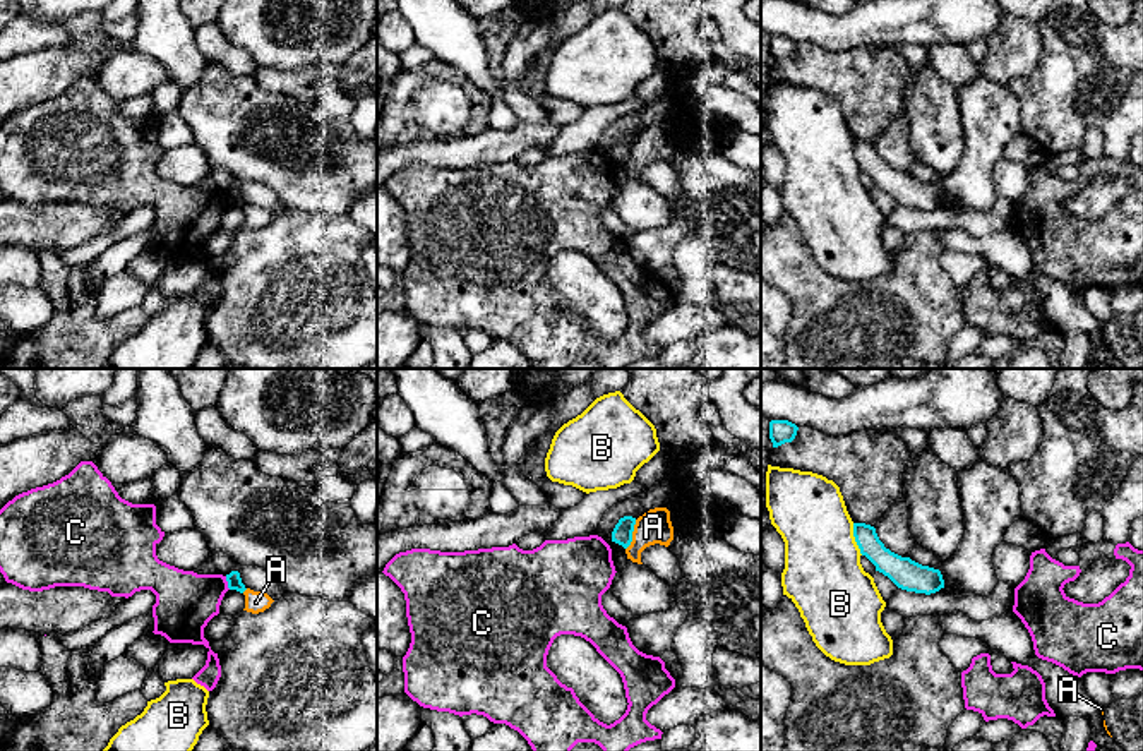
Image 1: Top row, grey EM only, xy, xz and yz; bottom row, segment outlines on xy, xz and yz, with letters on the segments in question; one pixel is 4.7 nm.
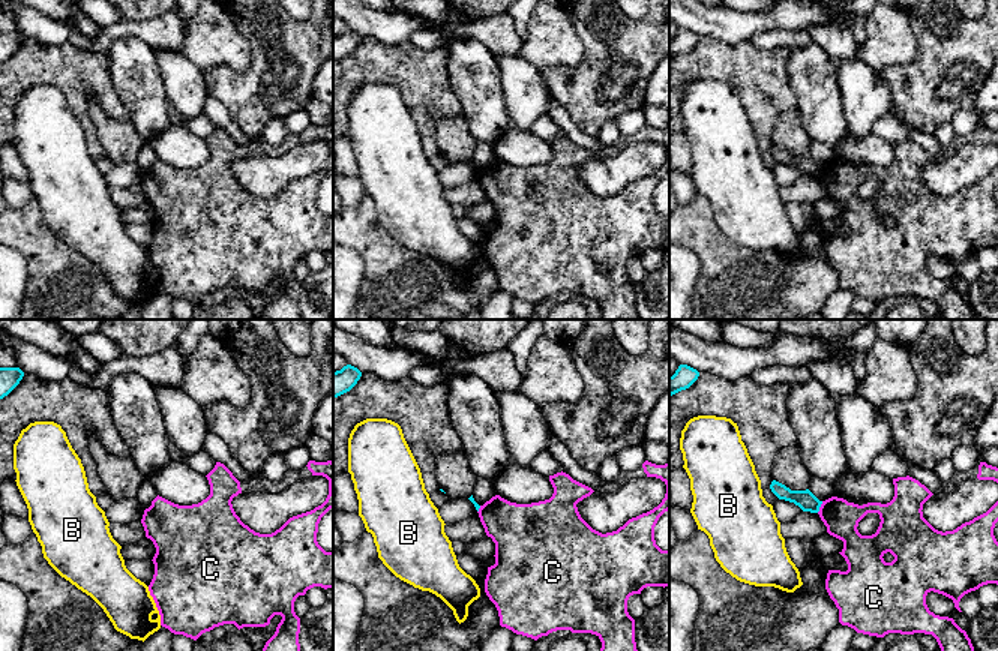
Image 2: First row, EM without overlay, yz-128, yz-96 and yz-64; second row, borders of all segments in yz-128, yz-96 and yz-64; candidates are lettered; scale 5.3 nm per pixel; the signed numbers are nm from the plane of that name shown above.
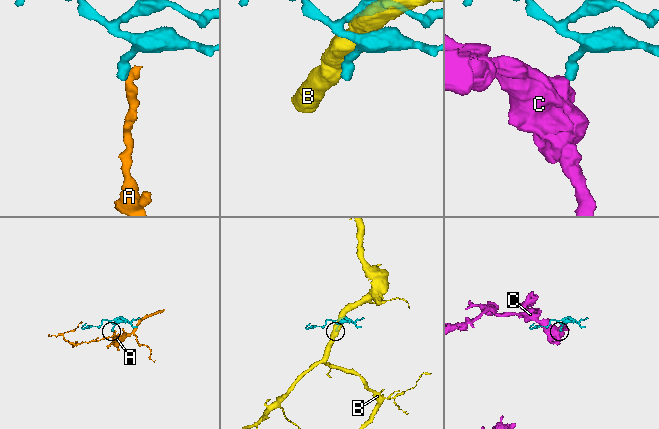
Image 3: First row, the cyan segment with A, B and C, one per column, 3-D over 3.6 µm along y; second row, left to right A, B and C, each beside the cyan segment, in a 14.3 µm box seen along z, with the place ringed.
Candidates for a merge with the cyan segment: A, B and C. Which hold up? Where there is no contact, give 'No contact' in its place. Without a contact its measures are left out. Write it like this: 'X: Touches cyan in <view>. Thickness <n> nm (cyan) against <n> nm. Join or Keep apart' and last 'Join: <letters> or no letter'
A: Touches cyan in xz. Thickness 100 nm (cyan) against 160 nm. Keep apart
B: Touches cyan in yz. Thickness 120 nm (cyan) against 360 nm. Keep apart
C: Touches cyan in xy. Thickness 70 nm (cyan) against 280 nm. Keep apart
Join: no letter

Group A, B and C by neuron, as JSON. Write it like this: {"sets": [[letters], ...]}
{"sets": [["A"], ["B"], ["C"]]}

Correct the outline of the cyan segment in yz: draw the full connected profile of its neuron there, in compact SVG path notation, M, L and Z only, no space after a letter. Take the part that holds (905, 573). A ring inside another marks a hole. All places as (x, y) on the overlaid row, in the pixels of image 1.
M853 523L853 537L876 571L888 576L898 588L915 593L936 593L944 588L944 580L939 569L922 566L910 557L901 557L879 540L876 528L865 523Z

